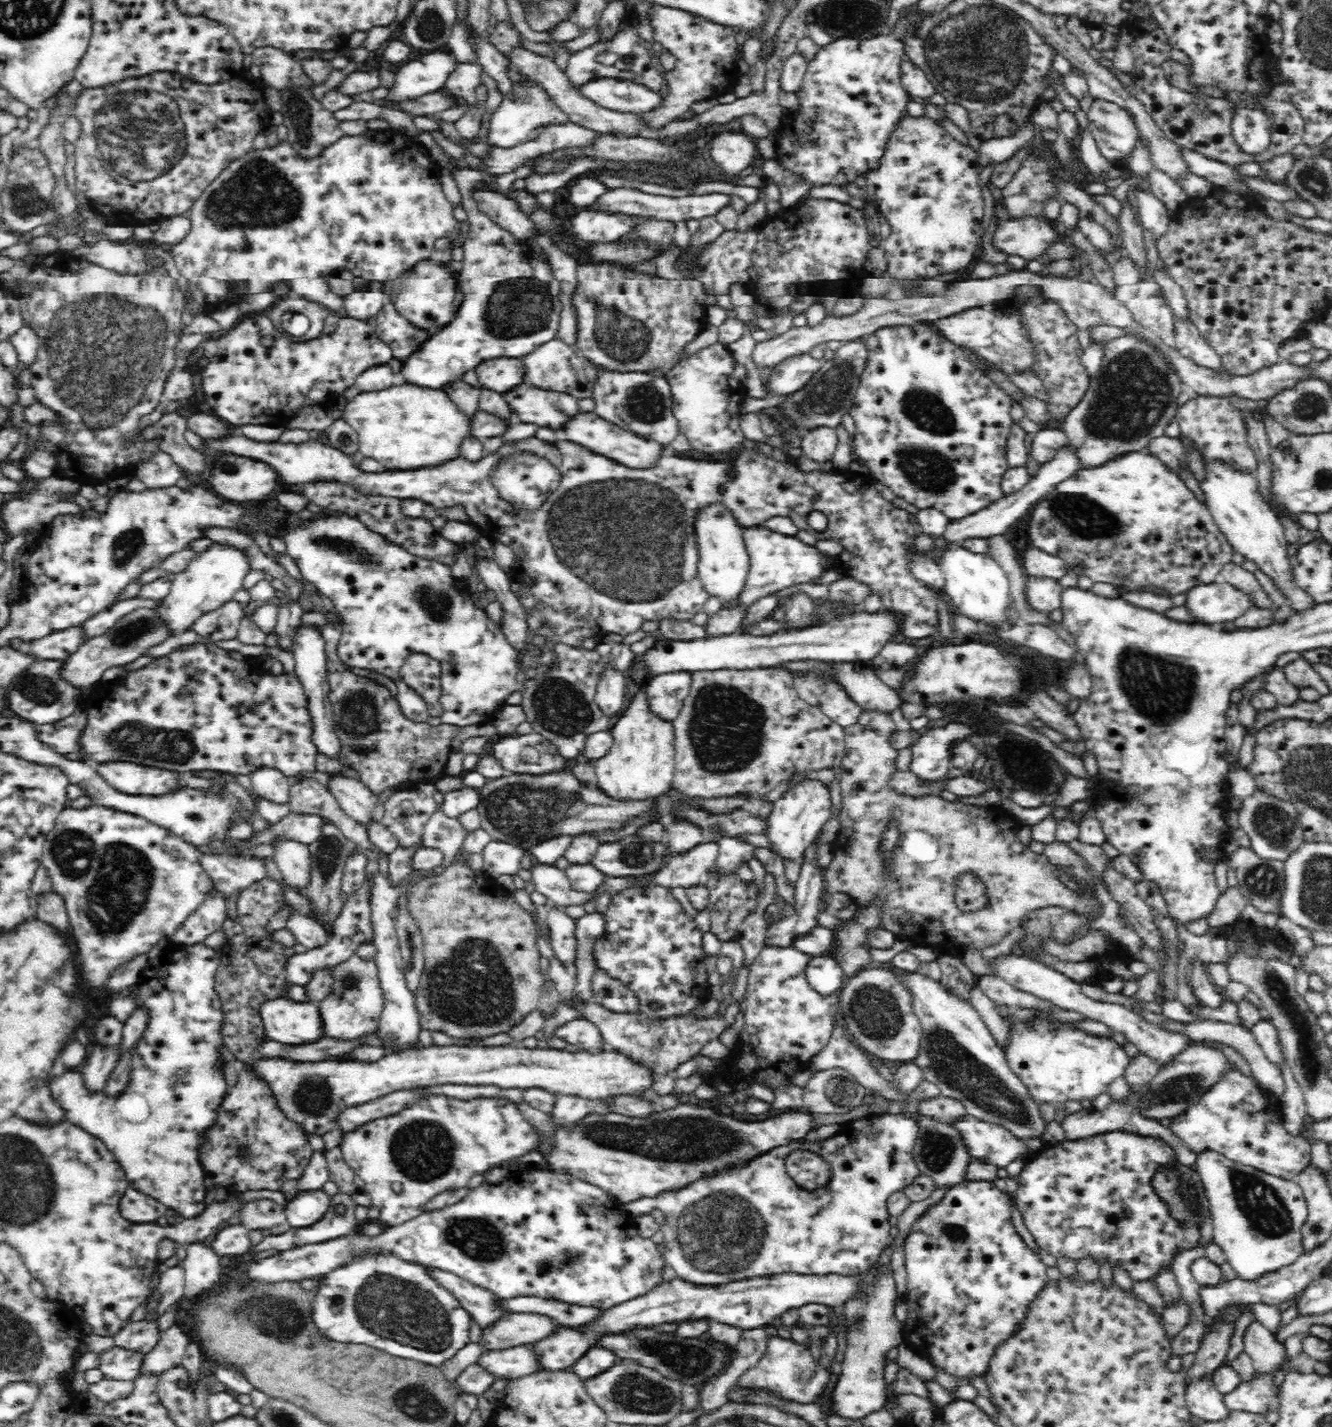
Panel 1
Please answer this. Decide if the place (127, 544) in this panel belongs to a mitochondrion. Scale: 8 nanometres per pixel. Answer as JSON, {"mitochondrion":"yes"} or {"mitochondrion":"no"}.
{"mitochondrion":"yes"}

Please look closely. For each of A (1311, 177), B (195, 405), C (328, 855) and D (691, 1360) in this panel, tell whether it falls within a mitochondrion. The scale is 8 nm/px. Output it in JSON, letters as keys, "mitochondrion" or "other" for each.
{"A":"mitochondrion","B":"other","C":"mitochondrion","D":"mitochondrion"}

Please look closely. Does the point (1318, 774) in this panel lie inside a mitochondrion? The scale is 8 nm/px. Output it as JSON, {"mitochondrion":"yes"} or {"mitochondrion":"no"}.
{"mitochondrion":"yes"}

